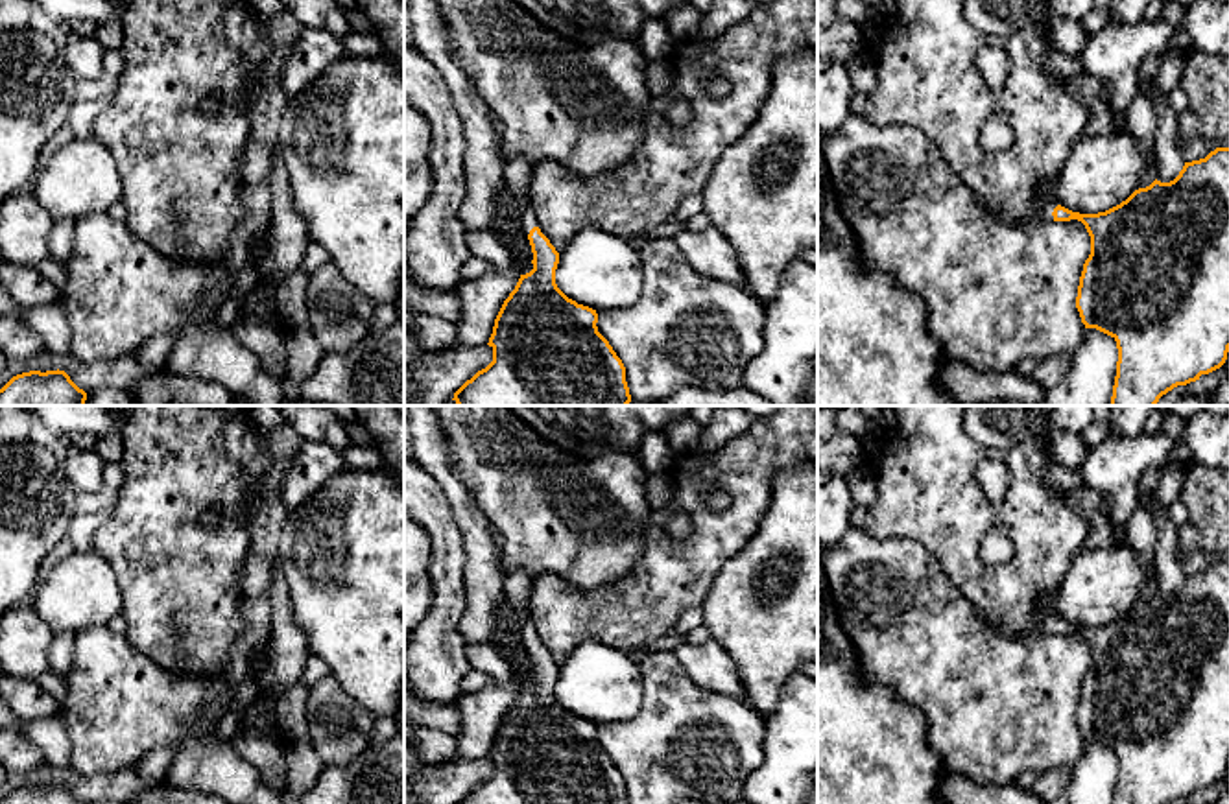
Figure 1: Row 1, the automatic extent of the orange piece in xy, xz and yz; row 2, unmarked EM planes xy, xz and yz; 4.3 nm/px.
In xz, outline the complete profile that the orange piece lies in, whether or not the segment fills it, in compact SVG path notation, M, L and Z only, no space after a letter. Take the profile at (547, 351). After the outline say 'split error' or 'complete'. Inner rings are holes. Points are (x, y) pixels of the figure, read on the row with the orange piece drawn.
M524 157L506 164L504 181L522 208L522 232L530 240L533 269L520 275L504 301L489 337L493 361L456 393L458 406L627 406L626 367L598 332L596 310L568 299L555 284L559 253L543 234L530 203L533 166Z | split error

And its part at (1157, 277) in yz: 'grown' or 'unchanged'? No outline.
grown

